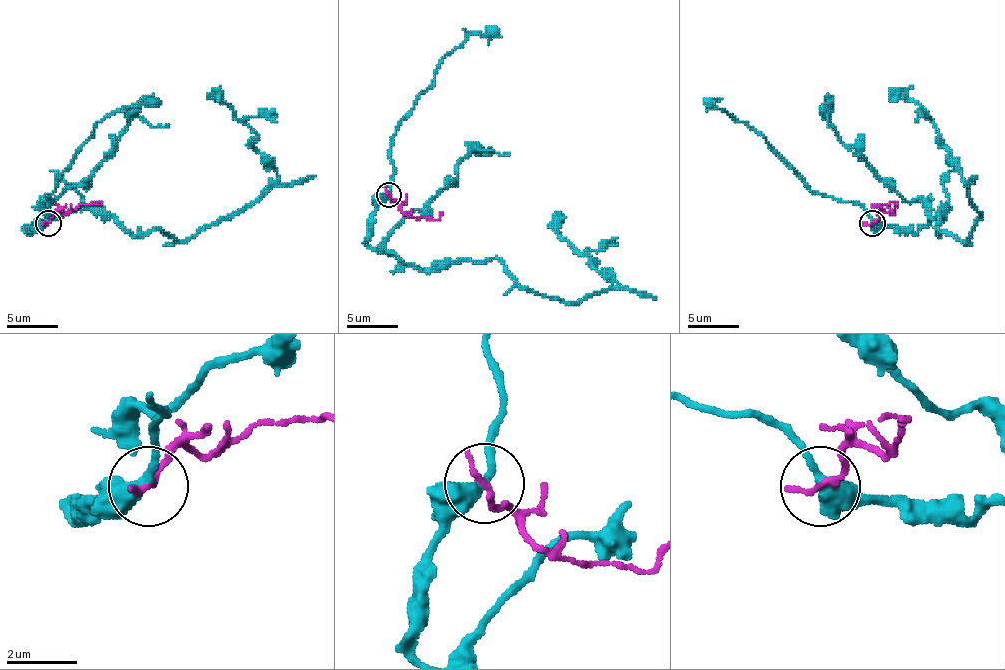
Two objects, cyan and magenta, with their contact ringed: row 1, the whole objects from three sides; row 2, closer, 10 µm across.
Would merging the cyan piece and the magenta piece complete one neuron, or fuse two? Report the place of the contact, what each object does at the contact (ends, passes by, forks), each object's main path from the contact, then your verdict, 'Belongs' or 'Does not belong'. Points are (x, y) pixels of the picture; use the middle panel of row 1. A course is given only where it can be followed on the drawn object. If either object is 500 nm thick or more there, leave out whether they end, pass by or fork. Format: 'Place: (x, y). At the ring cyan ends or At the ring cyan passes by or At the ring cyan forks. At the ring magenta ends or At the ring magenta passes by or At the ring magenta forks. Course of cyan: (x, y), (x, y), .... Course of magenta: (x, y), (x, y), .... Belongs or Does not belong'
Place: (389, 194). At the ring cyan passes by. At the ring magenta ends. Course of cyan: (388, 194), (367, 243), (419, 269), (496, 258), (519, 287), (563, 302), (617, 284), (558, 232), (555, 212). Course of magenta: (388, 194), (406, 214), (437, 220), (442, 212). Does not belong

